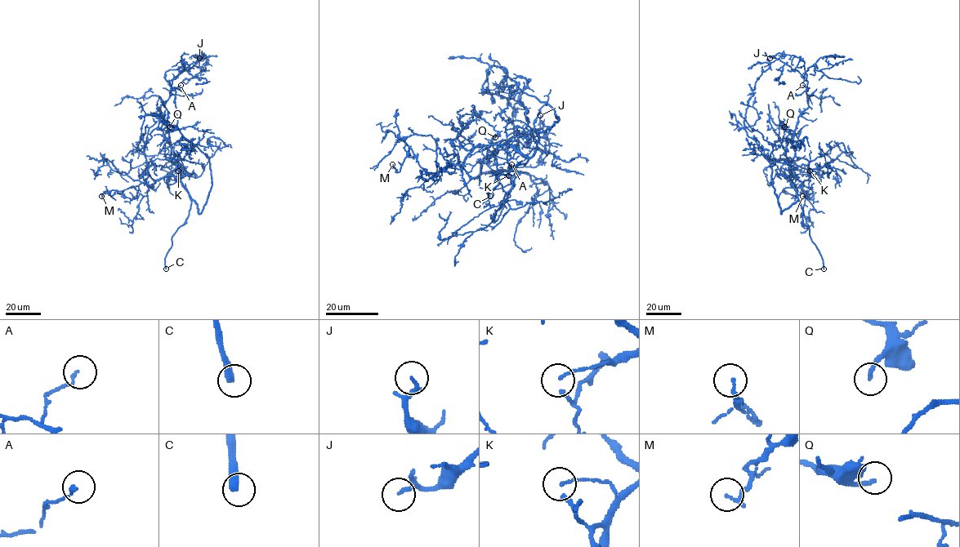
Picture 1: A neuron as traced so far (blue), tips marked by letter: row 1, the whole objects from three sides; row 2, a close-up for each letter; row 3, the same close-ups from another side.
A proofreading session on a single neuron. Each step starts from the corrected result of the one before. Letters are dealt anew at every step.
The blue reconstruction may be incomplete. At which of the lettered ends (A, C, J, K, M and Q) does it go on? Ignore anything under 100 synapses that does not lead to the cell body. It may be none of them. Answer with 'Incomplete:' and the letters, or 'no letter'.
Incomplete: C

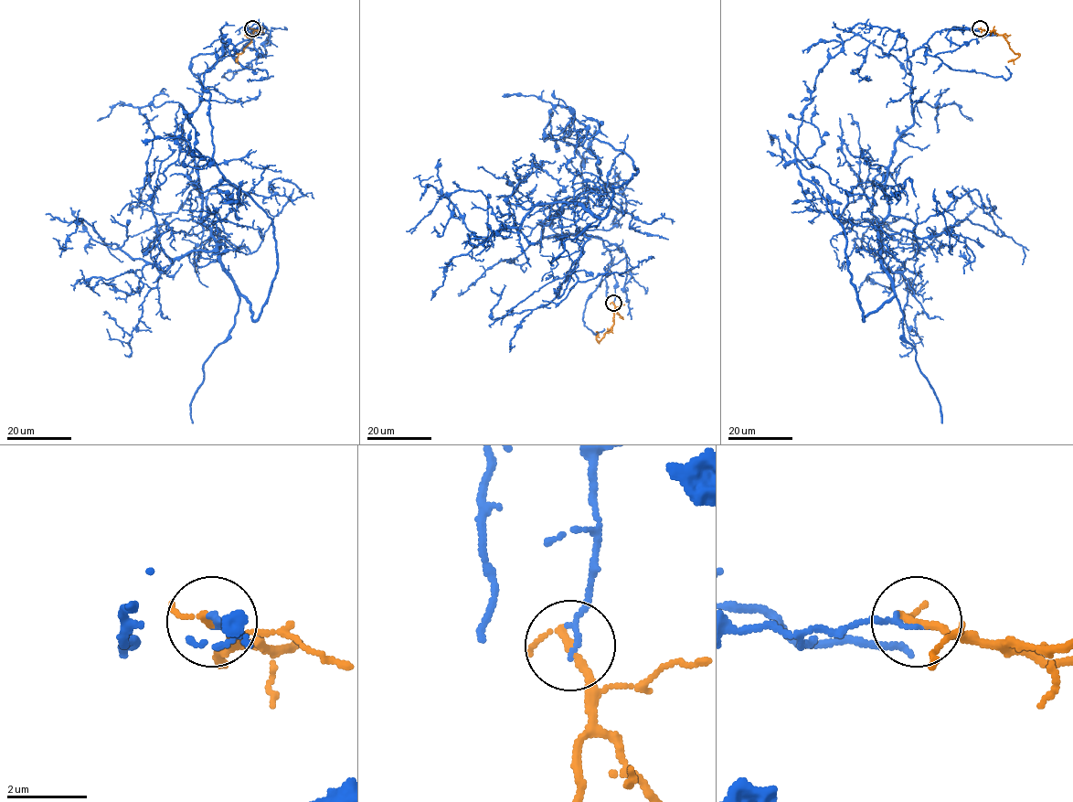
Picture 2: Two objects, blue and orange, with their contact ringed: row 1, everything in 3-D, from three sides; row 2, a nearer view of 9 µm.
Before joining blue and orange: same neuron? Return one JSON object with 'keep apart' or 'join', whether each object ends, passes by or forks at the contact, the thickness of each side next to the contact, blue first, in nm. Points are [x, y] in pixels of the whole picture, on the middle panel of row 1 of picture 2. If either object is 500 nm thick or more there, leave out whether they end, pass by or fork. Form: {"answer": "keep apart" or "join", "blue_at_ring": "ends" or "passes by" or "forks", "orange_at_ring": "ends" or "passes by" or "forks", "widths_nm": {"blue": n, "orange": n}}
{"answer": "keep apart", "blue_at_ring": "ends", "orange_at_ring": "passes by", "widths_nm": {"blue": 120, "orange": 160}}

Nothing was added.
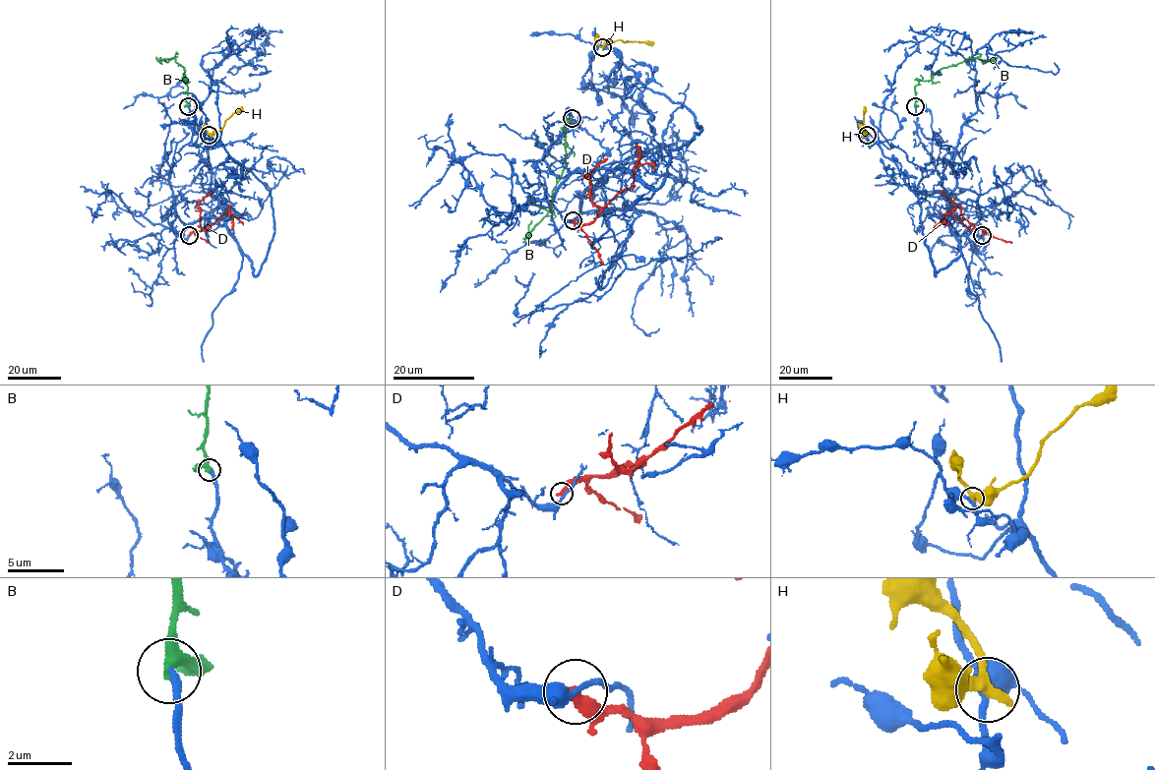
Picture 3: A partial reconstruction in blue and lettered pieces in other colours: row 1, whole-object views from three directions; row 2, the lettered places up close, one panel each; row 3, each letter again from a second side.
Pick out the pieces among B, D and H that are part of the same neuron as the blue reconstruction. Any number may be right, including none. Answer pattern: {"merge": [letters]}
{"merge": ["B"]}

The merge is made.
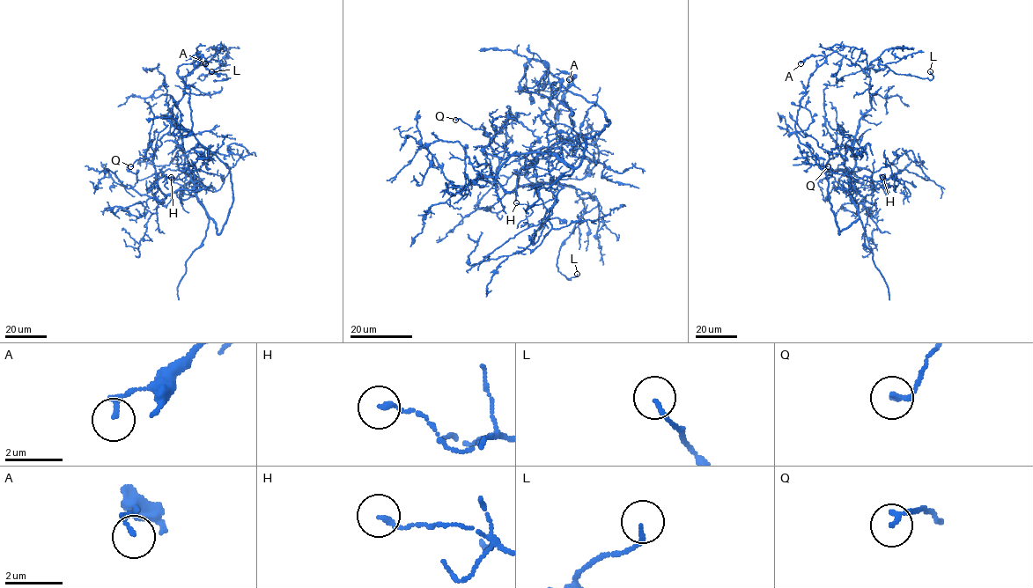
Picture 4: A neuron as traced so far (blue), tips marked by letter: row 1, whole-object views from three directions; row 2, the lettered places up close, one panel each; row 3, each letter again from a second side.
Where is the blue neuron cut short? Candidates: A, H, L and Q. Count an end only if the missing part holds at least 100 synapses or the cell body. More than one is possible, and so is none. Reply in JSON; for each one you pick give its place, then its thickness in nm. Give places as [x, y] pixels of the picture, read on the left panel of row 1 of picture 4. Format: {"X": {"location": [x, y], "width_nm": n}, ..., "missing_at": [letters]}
{"missing_at": []}

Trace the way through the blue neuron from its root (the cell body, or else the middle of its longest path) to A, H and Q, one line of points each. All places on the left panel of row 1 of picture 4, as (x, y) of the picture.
A: (205, 211), (219, 233), (232, 202), (230, 170), (192, 130), (186, 77), (198, 63), (198, 55), (205, 63)
H: (205, 211), (195, 184), (188, 181), (193, 176), (198, 177), (199, 181), (195, 174), (177, 180), (171, 177)
Q: (205, 211), (192, 190), (177, 189), (166, 194), (161, 192), (156, 182), (153, 153), (130, 166)

